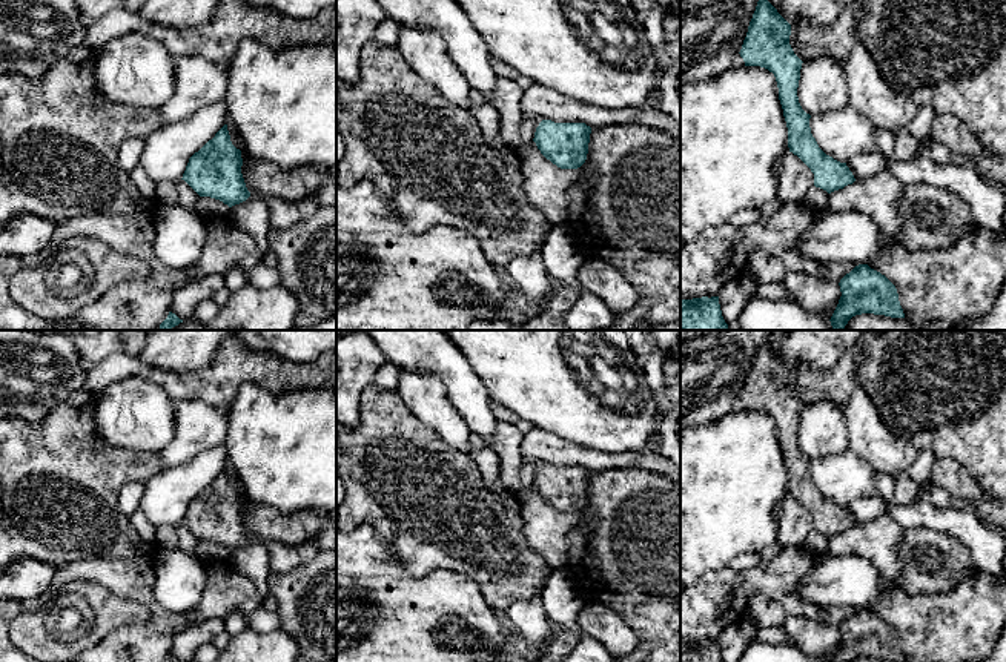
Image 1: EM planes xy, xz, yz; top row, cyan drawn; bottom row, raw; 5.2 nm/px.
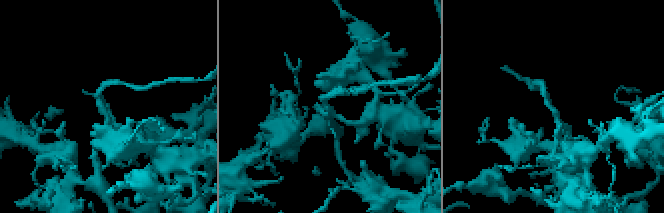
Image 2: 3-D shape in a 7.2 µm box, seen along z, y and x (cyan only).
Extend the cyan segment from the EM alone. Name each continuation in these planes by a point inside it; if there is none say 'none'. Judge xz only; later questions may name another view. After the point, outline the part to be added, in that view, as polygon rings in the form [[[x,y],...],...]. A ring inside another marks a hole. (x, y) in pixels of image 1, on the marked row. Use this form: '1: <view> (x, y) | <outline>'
none

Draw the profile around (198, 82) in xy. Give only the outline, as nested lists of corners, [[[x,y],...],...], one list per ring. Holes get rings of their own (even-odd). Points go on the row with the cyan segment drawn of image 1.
[[[180,57],[175,61],[175,92],[158,112],[170,124],[224,100],[226,91],[227,66],[203,57]]]

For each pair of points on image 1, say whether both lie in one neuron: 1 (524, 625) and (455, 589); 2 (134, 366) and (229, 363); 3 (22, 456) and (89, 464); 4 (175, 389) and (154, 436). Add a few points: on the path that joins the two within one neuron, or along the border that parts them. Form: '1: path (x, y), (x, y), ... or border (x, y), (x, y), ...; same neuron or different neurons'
1: border (501, 613), (516, 635); different neurons
2: path (157, 375), (169, 381), (206, 381); same neuron
3: path (39, 464), (72, 464); same neuron
4: border (140, 378), (157, 383), (175, 403); different neurons

